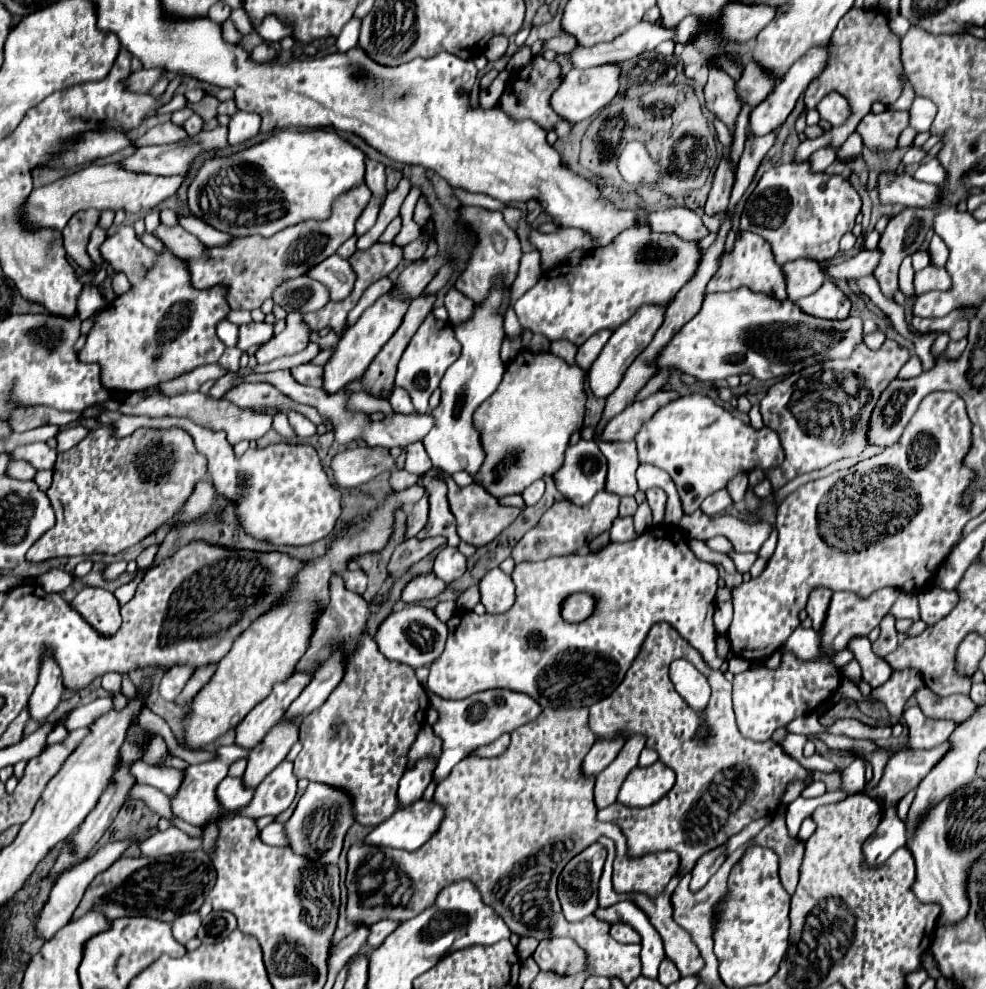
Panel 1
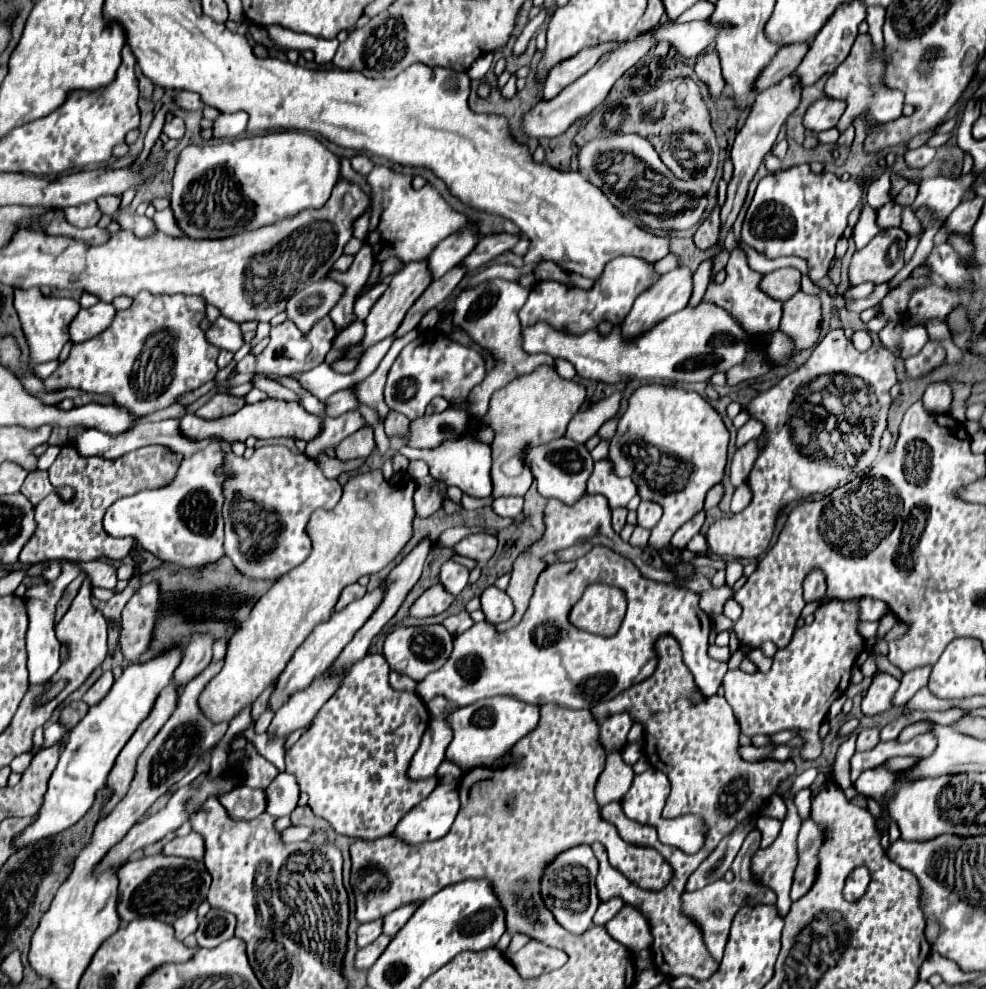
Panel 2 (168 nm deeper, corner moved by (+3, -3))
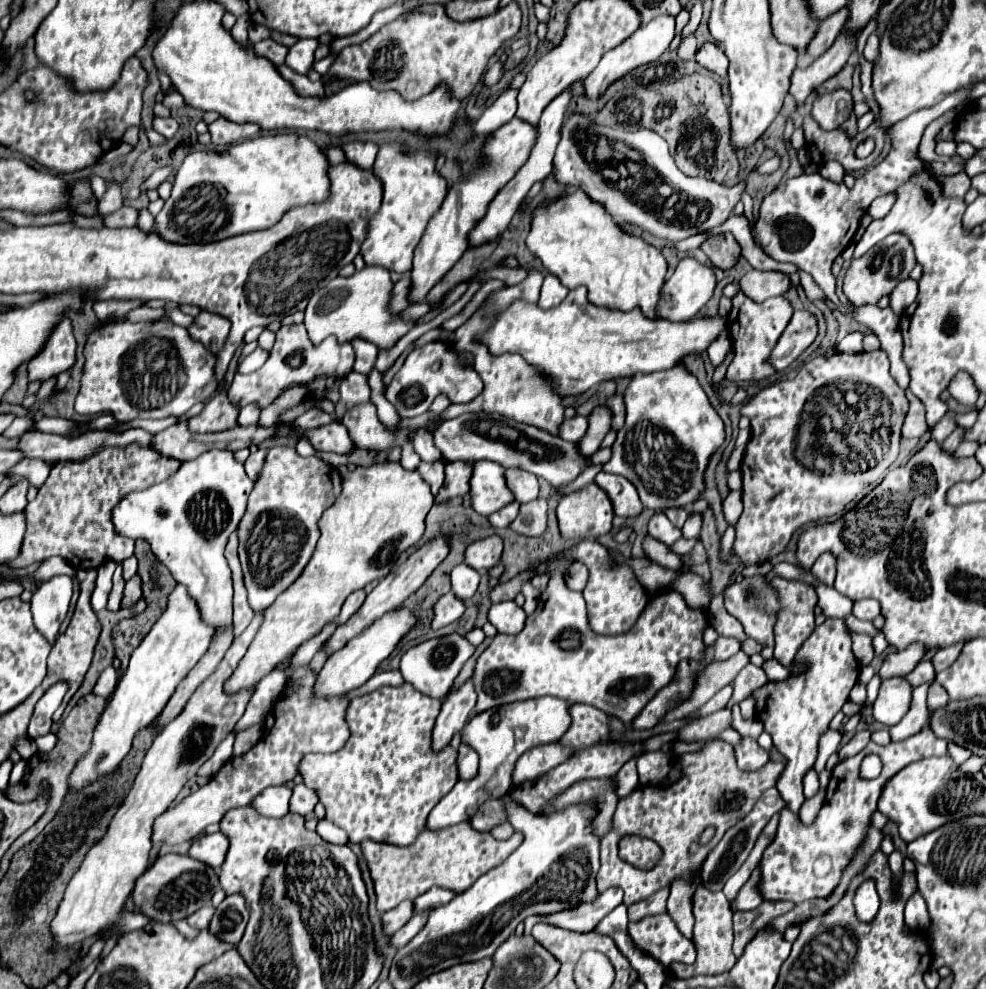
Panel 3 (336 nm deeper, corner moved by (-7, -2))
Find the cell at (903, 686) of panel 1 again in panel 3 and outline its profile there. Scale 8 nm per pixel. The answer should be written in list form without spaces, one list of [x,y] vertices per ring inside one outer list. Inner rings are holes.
[[[958,642],[958,644],[952,644],[952,646],[948,646],[948,648],[942,648],[942,650],[938,650],[936,652],[936,656],[932,658],[932,664],[934,664],[934,670],[944,670],[944,668],[948,668],[956,658],[958,658],[958,654],[960,654],[960,650],[962,650],[962,642]]]

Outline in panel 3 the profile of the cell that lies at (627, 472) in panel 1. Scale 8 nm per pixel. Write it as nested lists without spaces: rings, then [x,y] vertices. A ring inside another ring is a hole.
[[[598,472],[594,482],[610,496],[614,512],[618,516],[636,516],[642,512],[642,502],[638,498],[638,492],[634,484],[628,482],[626,478],[608,472]]]

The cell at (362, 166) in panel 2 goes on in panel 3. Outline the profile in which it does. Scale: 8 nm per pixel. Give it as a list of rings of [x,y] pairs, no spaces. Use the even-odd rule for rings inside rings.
[[[348,142],[348,144],[344,144],[344,152],[352,164],[370,170],[374,166],[378,146],[372,142]]]

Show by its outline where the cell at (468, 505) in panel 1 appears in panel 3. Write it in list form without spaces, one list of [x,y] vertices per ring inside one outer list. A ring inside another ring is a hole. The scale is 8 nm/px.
[[[494,534],[494,538],[482,538],[472,542],[466,548],[466,564],[484,572],[500,562],[502,556],[502,538]]]

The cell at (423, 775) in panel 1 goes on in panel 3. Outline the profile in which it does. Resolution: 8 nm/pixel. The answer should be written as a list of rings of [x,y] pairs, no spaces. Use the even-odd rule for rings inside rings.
[[[468,680],[458,690],[450,692],[450,696],[442,702],[442,710],[436,718],[436,726],[432,732],[432,750],[442,752],[454,738],[454,734],[462,732],[466,726],[472,710],[476,706],[476,692],[472,688],[472,682]]]

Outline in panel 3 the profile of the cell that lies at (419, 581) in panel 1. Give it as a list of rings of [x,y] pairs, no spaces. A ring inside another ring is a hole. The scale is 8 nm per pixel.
[[[452,592],[444,594],[436,604],[434,604],[434,618],[432,618],[432,628],[442,628],[452,622],[456,622],[464,614],[466,606],[460,602]]]

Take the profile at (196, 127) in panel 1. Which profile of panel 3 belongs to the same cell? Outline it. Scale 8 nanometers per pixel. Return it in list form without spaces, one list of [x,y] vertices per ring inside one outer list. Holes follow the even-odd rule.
[[[154,118],[154,130],[166,138],[174,138],[180,130],[180,124],[174,118]]]

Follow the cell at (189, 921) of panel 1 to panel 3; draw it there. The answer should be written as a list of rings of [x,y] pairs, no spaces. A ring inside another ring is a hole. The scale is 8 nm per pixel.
[[[204,906],[204,908],[200,908],[198,912],[194,912],[192,916],[188,916],[186,922],[188,922],[192,928],[196,928],[196,930],[204,930],[204,928],[208,928],[212,914],[214,914],[214,908],[212,908],[212,906]]]

